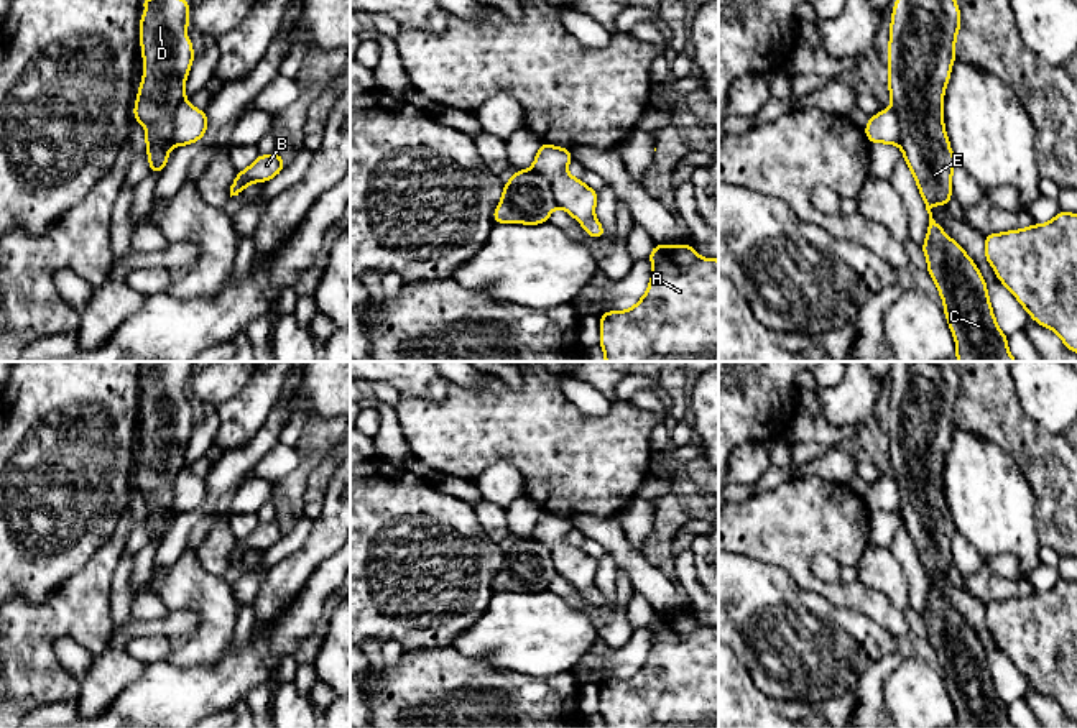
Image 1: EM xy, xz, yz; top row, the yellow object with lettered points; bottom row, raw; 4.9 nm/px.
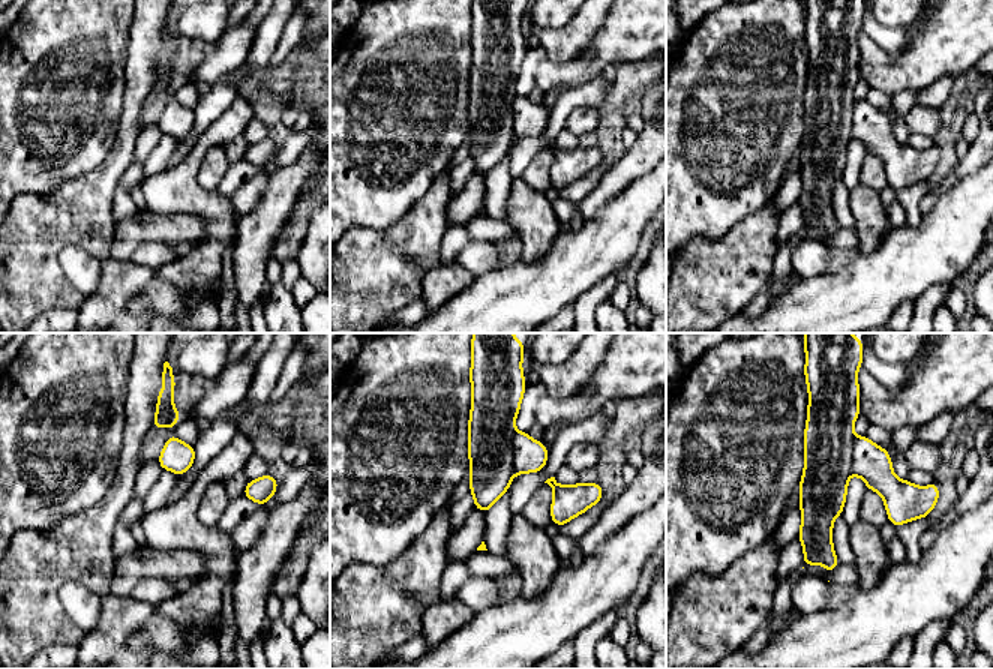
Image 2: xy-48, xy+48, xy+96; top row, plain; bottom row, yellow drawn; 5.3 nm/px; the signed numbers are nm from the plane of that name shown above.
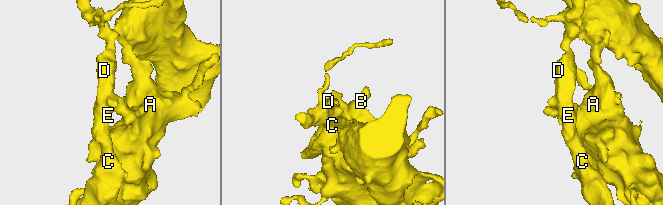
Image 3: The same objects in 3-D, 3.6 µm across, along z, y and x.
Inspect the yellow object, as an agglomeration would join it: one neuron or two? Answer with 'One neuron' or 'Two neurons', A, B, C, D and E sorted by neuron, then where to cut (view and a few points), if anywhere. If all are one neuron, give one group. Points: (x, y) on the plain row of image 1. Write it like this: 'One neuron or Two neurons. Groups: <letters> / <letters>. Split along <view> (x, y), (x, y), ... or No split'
Two neurons. Groups: A B / C D E. Split along xy (184, 467), (173, 483), (175, 513)

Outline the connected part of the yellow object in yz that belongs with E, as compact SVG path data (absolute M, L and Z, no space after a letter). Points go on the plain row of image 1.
M901 362L890 394L888 458L893 475L901 483L901 521L909 534L929 582L926 610L921 613L927 641L944 670L944 682L955 707L957 728L1015 728L1008 720L1008 705L1001 700L991 679L985 646L965 618L945 603L932 587L932 574L947 577L952 565L952 537L957 528L944 496L944 458L957 426L955 404L960 398L960 376L954 362Z

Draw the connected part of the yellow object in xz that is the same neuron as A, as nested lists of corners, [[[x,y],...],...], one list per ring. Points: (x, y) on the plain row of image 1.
[[[658,611],[648,628],[653,643],[645,664],[630,679],[600,684],[600,715],[605,728],[719,728],[719,628],[700,626],[692,613]]]

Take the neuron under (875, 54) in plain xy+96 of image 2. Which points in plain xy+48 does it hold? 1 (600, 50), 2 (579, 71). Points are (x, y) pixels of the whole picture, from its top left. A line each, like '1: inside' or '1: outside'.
1: inside
2: inside

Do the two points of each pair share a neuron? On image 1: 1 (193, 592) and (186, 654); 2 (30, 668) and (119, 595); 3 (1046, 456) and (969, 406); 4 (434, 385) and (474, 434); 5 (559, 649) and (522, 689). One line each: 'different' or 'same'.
1: same
2: different
3: same
4: different
5: different

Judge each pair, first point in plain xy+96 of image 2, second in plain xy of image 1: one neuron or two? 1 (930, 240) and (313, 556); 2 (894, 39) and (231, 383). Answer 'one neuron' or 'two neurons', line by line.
1: two neurons
2: two neurons

